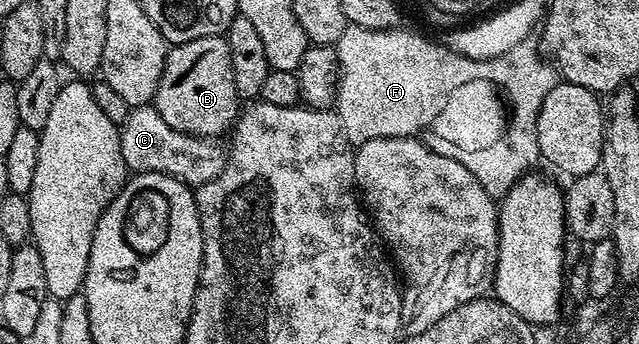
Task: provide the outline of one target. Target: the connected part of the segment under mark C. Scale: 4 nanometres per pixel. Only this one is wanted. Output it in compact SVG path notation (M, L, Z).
M145 105L143 107L131 108L126 117L126 121L119 124L120 144L122 145L122 161L128 166L132 173L162 173L175 179L181 179L189 187L195 189L201 187L206 181L214 181L218 173L222 173L226 162L225 148L220 148L216 141L209 141L204 137L193 137L184 135L181 131L170 129L166 121L158 113L155 105Z

